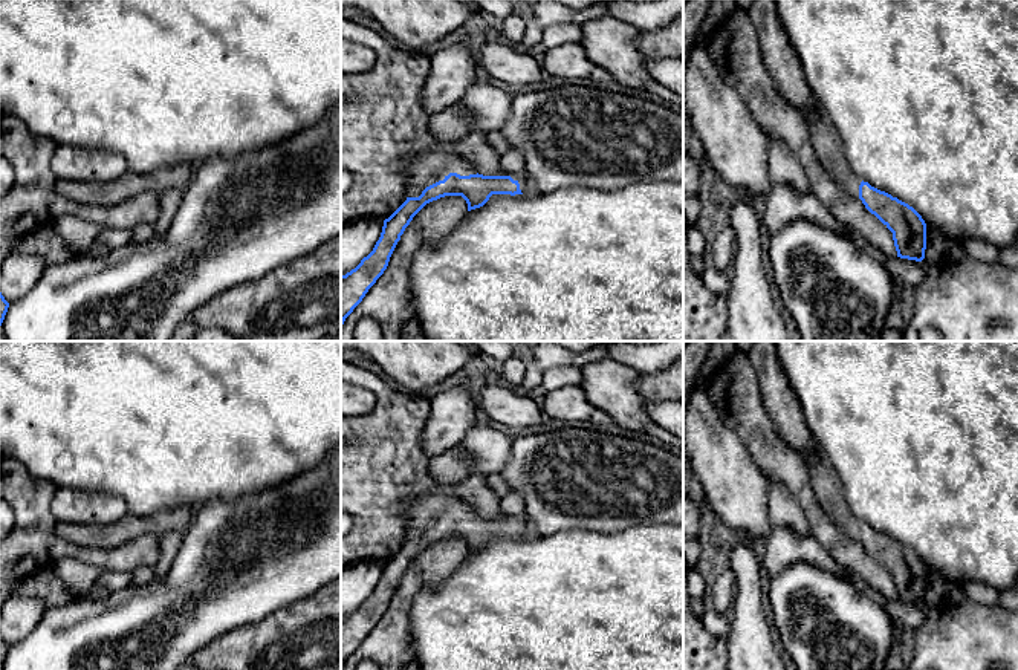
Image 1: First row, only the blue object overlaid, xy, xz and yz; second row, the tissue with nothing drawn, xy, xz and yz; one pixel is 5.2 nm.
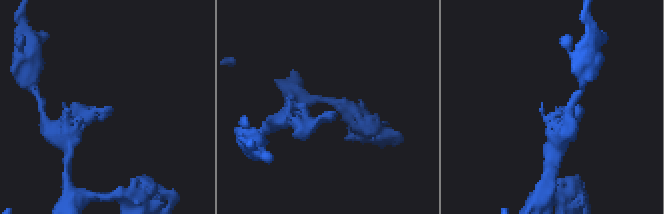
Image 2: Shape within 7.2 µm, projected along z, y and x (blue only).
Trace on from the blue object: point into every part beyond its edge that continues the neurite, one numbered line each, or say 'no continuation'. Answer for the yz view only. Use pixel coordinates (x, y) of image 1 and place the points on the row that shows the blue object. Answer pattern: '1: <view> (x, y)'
1: yz (823, 135)

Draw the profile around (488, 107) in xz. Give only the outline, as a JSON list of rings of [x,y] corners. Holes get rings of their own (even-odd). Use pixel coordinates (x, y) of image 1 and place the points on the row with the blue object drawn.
[[[475,81],[459,101],[468,110],[471,132],[495,132],[511,115],[512,95],[492,84]]]

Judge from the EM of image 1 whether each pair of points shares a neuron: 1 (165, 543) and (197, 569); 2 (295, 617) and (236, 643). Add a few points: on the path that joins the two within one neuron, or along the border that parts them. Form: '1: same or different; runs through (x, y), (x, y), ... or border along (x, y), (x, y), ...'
1: different; border along (184, 533), (171, 566), (162, 575), (155, 577)
2: same; runs through (280, 632), (269, 643), (251, 643)

